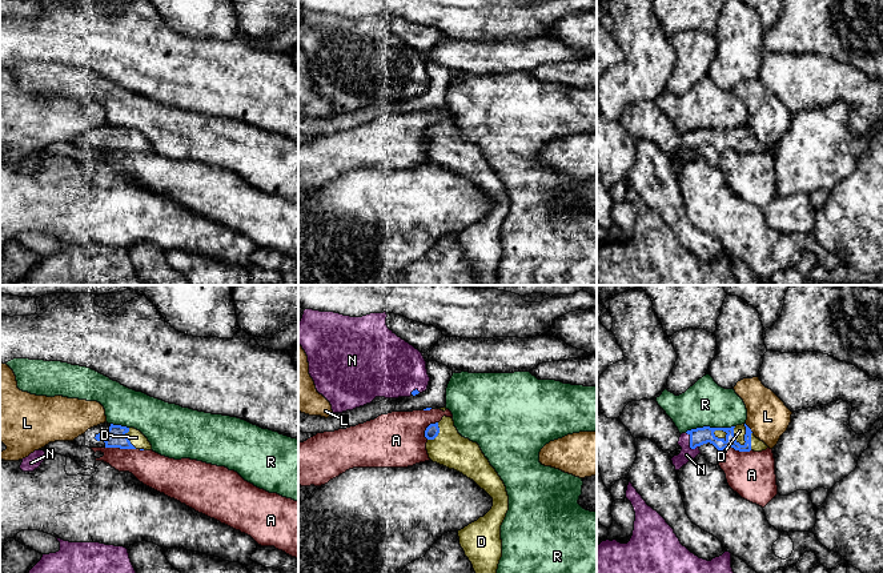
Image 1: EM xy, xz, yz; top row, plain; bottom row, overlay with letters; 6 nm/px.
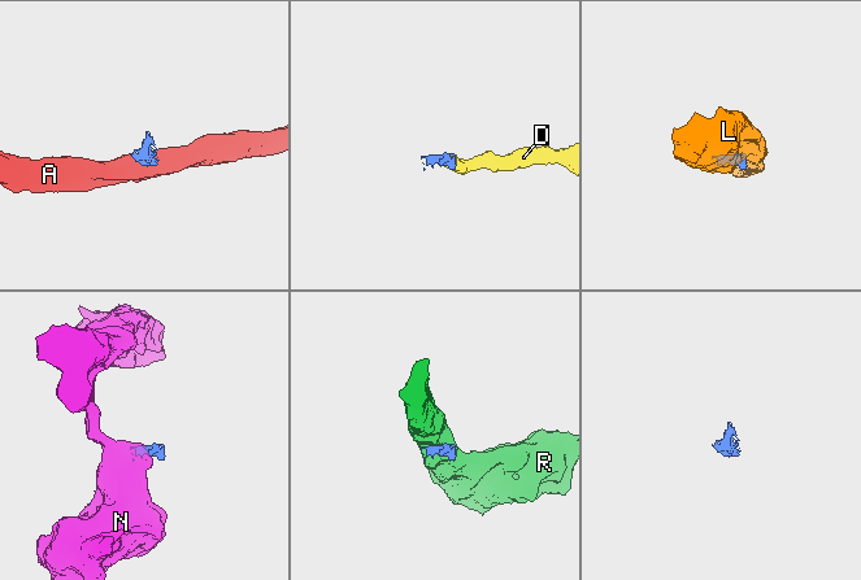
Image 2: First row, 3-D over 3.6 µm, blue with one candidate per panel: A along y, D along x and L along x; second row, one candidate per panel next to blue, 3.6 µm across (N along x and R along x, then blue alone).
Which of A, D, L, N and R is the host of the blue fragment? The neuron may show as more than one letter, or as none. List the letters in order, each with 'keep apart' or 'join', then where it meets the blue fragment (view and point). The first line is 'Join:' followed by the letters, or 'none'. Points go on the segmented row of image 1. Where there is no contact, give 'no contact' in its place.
Join: D, N
A: keep apart | xy (120, 448)
D: join | yz (745, 435)
L: keep apart | yz (749, 428)
N: join | yz (690, 441)
R: keep apart | yz (709, 427)

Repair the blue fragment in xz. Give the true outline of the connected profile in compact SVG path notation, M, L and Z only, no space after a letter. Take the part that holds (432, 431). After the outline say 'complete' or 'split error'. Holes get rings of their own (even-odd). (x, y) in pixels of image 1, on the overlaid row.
M451 417L425 430L426 450L433 462L473 480L491 498L493 506L477 521L458 530L459 545L475 573L497 573L502 557L501 525L509 510L506 486L477 442L462 437Z; split error

